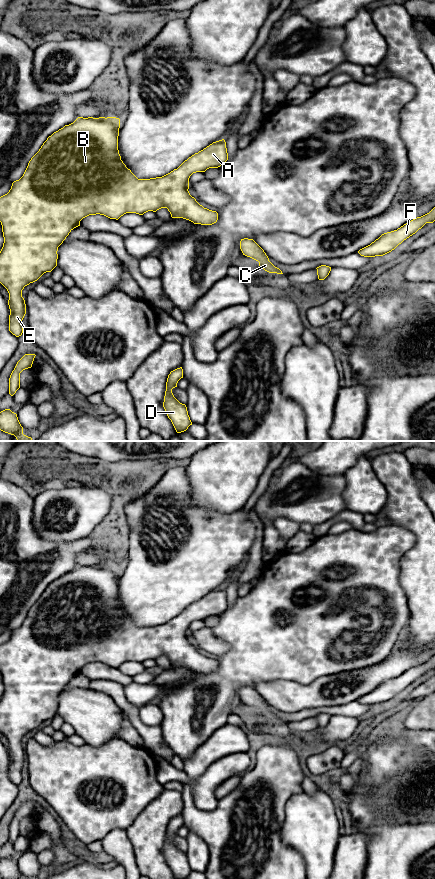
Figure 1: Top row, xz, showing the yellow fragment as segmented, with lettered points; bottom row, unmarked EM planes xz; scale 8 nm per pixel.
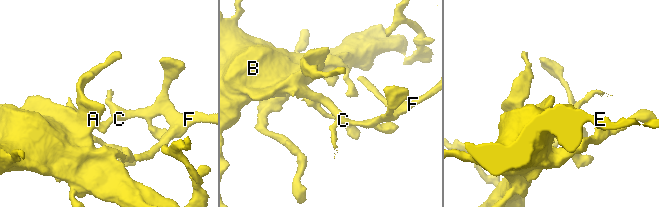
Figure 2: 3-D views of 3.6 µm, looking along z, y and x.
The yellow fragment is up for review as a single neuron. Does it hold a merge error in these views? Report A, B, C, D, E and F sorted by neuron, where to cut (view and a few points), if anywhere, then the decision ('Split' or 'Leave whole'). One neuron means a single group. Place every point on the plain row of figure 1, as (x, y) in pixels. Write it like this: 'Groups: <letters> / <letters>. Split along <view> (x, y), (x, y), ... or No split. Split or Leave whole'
Groups: A B C D E F. No split. Leave whole

